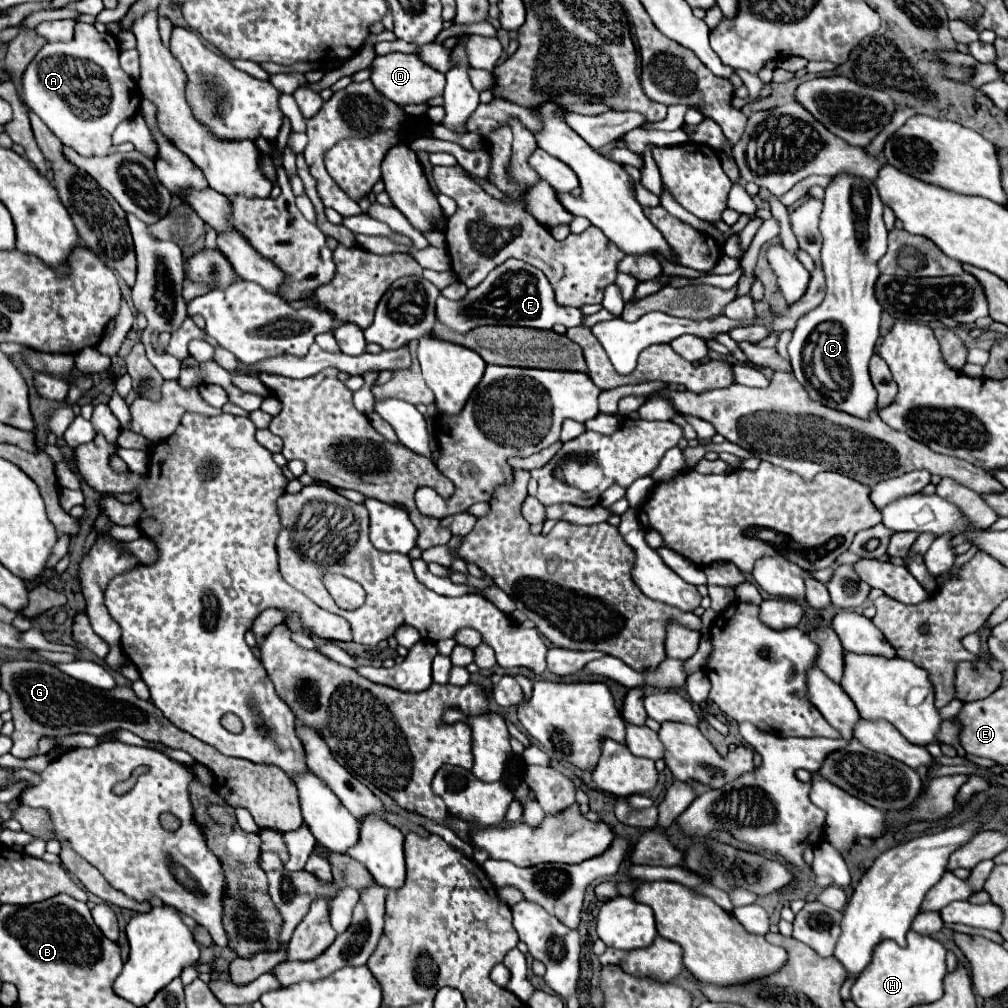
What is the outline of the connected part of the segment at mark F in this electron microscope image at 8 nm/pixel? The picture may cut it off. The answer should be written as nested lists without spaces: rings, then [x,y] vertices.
[[[508,260],[500,266],[496,266],[482,284],[476,288],[470,288],[464,298],[460,300],[448,300],[444,296],[438,296],[436,300],[438,308],[438,320],[454,330],[454,332],[470,332],[478,326],[530,326],[548,330],[554,324],[580,326],[582,312],[578,308],[564,308],[556,304],[556,294],[552,292],[552,286],[548,284],[544,272],[538,268],[524,264],[522,260]]]

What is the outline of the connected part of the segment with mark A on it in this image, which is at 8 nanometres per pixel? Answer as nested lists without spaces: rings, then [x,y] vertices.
[[[76,22],[76,34],[70,42],[48,42],[34,56],[22,76],[22,98],[32,108],[44,124],[60,138],[62,144],[72,146],[82,156],[108,154],[112,148],[112,132],[116,126],[132,116],[136,116],[142,102],[142,94],[136,82],[118,64],[120,48],[110,32],[98,32],[94,24]]]

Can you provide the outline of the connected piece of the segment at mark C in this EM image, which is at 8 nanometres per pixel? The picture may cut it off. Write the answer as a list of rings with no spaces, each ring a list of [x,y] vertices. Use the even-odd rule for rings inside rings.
[[[846,172],[836,174],[826,186],[820,232],[824,238],[822,264],[828,286],[826,298],[818,308],[798,320],[788,344],[790,364],[812,400],[852,416],[868,418],[876,406],[876,390],[868,376],[868,362],[880,338],[882,312],[874,296],[874,282],[880,274],[876,262],[886,254],[888,236],[882,220],[882,200],[874,182]]]

